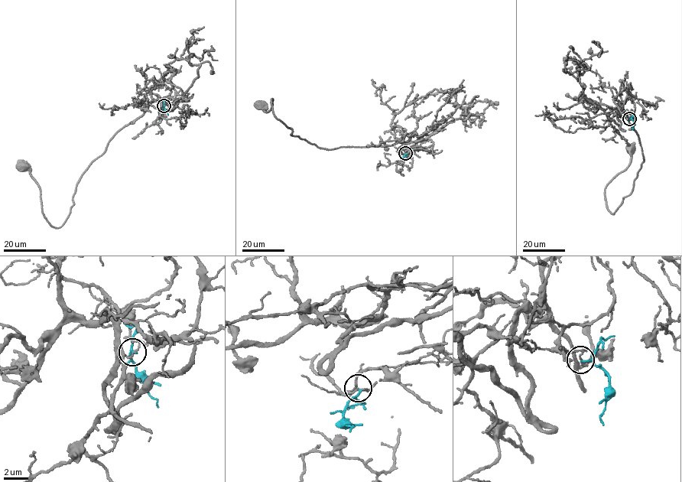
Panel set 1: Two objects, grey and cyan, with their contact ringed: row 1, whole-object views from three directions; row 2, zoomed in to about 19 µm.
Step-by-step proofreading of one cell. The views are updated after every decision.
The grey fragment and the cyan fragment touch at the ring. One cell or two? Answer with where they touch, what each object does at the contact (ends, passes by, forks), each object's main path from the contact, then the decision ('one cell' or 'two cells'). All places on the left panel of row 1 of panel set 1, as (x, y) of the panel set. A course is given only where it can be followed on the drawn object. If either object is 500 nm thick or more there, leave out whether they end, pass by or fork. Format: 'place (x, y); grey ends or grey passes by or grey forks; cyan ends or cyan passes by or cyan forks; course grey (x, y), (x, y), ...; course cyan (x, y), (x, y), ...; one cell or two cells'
place (164, 105); grey ends; cyan passes by; course grey (164, 105), (151, 87), (147, 108), (80, 177), (60, 227), (44, 216), (40, 191), (21, 167); course cyan (164, 105), (168, 115); two cells

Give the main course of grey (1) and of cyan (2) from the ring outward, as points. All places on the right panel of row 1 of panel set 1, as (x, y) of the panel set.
1: (629, 118), (634, 109), (628, 97), (624, 113), (644, 161), (613, 214), (605, 189), (628, 166), (630, 149)
2: (629, 118), (634, 121), (633, 130)

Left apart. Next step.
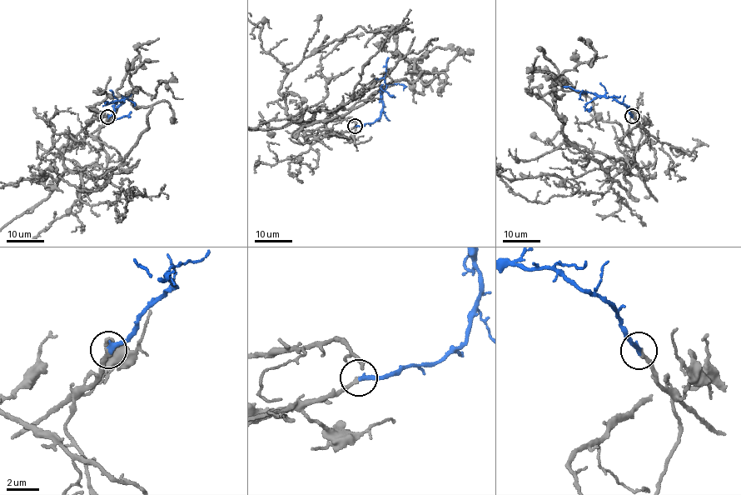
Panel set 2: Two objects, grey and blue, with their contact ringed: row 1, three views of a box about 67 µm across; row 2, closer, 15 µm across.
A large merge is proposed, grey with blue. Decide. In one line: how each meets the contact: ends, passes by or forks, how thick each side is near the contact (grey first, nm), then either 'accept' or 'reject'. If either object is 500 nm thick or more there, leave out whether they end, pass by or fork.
grey ends; blue ends; calibres 240 and 280 nm; accept

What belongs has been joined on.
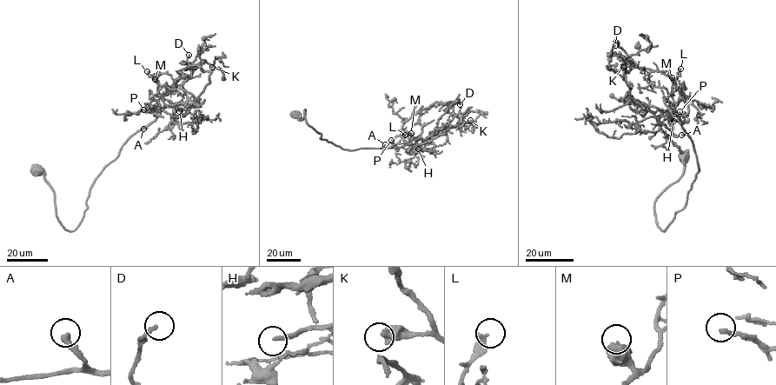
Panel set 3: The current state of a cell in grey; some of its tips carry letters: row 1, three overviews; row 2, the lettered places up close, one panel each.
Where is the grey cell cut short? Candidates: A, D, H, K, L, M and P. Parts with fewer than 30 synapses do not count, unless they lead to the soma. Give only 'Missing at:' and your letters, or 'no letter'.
Missing at: A, P

